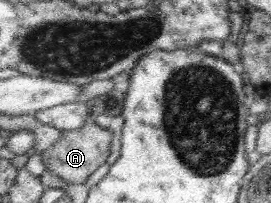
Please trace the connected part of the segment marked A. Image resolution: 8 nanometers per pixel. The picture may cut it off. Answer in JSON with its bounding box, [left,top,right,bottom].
[40,113,112,184]

